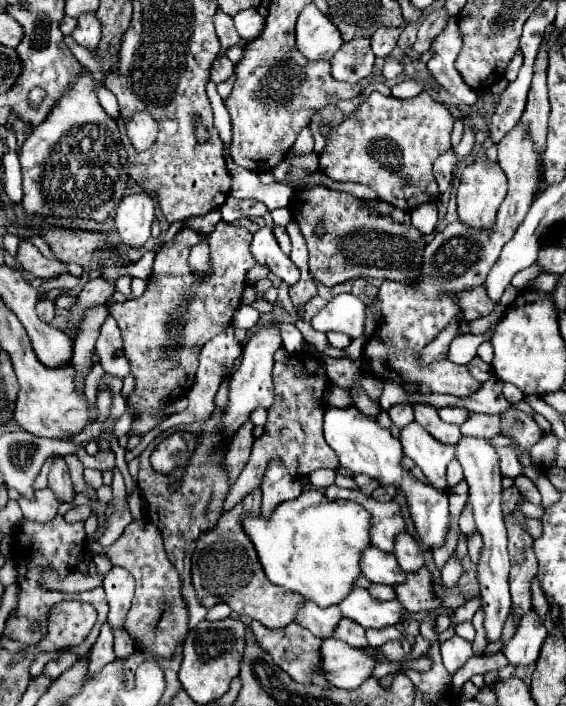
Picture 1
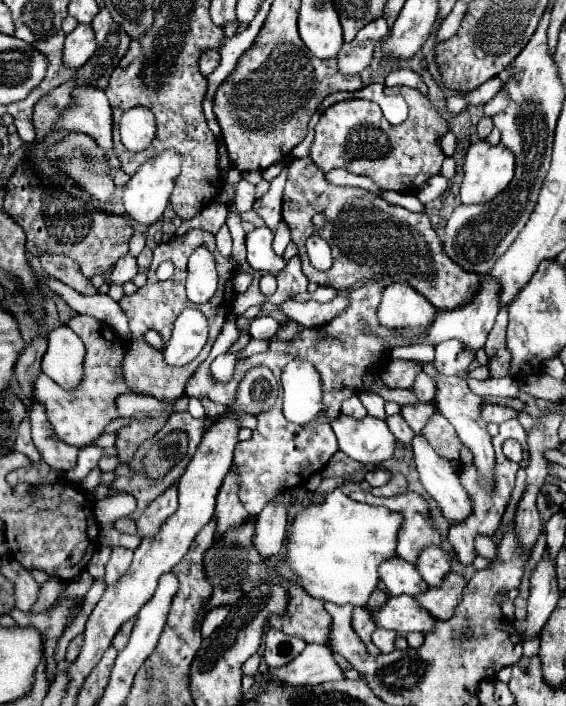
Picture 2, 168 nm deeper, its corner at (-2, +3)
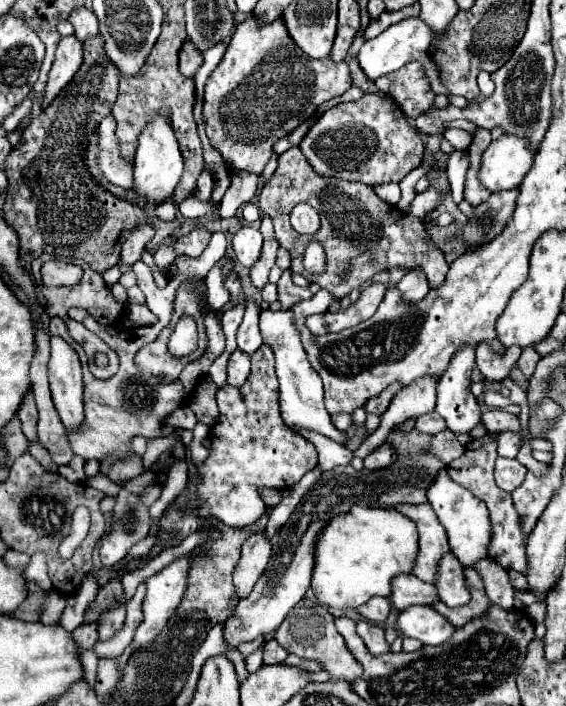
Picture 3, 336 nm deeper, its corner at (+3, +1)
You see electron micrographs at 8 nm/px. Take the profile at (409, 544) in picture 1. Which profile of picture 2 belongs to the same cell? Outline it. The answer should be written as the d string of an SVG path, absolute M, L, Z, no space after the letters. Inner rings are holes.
M429 545L421 551L417 563L415 563L419 575L429 583L429 585L439 585L443 581L443 577L449 573L451 569L451 561L449 555L435 545Z

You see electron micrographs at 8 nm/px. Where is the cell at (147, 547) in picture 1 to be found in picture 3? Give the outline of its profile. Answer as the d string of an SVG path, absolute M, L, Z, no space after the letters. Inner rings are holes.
M188 453L184 455L184 459L176 461L170 467L168 479L166 479L166 483L162 487L160 499L154 505L150 505L150 515L152 517L160 517L162 511L168 507L168 503L174 501L182 493L182 489L186 487L186 481L188 481L188 461L186 461L186 457L188 457Z

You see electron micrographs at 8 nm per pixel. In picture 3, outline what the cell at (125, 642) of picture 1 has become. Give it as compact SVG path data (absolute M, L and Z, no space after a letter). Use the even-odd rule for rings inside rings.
M114 605L106 611L100 613L98 617L98 633L100 633L100 641L110 639L114 633L118 633L124 625L124 617L126 617L126 609L124 605Z

